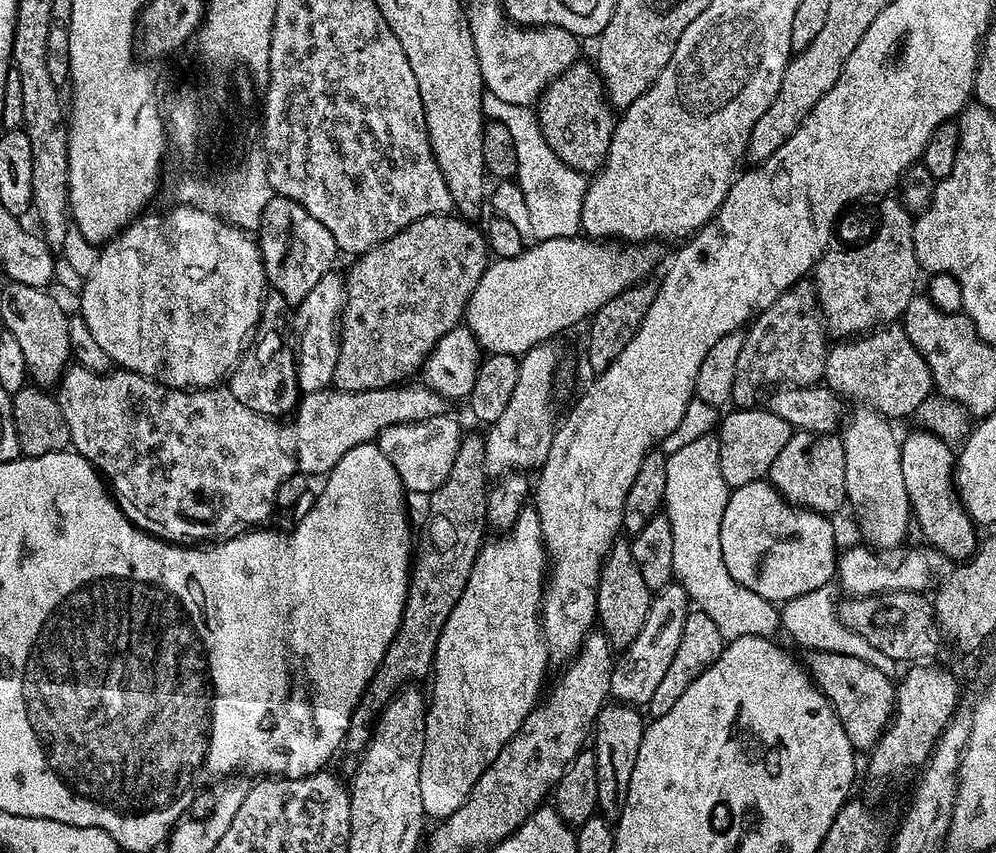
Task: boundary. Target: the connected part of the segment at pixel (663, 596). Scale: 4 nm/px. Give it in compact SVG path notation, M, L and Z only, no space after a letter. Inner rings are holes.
M677 582L659 589L652 597L650 614L646 614L646 626L642 626L638 638L619 653L613 663L610 674L611 699L621 704L646 706L654 698L656 688L662 683L662 677L670 666L674 654L678 651L678 642L682 642L682 626L690 611L690 599Z

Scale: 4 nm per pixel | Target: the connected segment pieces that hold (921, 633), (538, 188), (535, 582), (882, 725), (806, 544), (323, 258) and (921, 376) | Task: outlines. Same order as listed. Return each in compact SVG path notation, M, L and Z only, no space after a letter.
M886 592L879 596L853 596L840 604L840 620L852 636L865 639L895 662L924 662L940 648L942 633L936 623L933 601L918 592Z
M483 94L483 112L487 119L502 122L514 137L517 154L516 181L523 192L526 206L529 207L531 237L535 241L550 238L572 237L581 231L582 202L587 192L587 177L566 166L550 150L545 135L542 134L539 115L533 107L512 103L490 94Z
M526 506L518 514L514 526L507 532L497 535L497 540L489 539L481 548L474 566L470 570L470 578L466 582L466 590L462 590L462 598L454 606L450 618L446 618L442 634L438 638L436 647L436 662L434 665L434 679L432 684L432 696L430 692L430 703L428 706L428 717L426 718L426 734L424 735L424 749L422 750L422 770L418 774L418 787L422 789L422 806L424 807L425 817L443 818L454 814L462 802L474 790L474 782L482 778L482 774L498 758L502 746L510 742L510 738L524 725L524 719L528 717L529 712L536 707L541 699L542 691L540 687L544 684L544 675L548 672L548 660L550 653L548 644L544 641L544 626L540 618L540 610L544 602L544 589L546 587L546 577L550 572L550 561L548 558L548 549L544 547L544 535L542 534L542 522L535 507Z
M809 651L806 671L817 688L832 701L838 718L846 730L857 753L871 753L873 746L880 741L881 734L888 729L892 713L896 711L896 684L893 677L876 669L862 658L850 654Z
M767 479L738 486L729 491L722 515L722 560L737 584L780 606L796 596L825 589L830 578L835 577L838 570L838 547L836 532L829 520L823 513L813 512L785 500Z
M273 195L264 211L264 221L260 223L258 233L260 256L264 259L264 272L275 295L284 299L285 305L300 304L310 290L324 277L333 271L332 264L338 257L338 249L330 230L314 218L298 202L285 196Z
M896 322L863 336L833 343L826 354L823 383L837 396L873 408L892 422L897 422L903 416L915 417L918 405L934 392L926 358L914 350L914 342L906 338L906 330Z

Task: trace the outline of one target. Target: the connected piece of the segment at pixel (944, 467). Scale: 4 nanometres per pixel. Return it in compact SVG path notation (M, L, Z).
M912 430L908 437L903 437L900 445L902 458L902 479L906 482L906 494L910 505L911 515L920 523L920 532L925 536L931 547L938 549L943 556L953 562L965 562L977 552L978 537L976 538L977 525L964 507L964 501L958 495L954 483L954 452L946 442L942 442L933 432Z

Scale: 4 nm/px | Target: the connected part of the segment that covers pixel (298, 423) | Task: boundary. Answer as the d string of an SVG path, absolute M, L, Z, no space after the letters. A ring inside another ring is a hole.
M73 363L65 371L58 387L55 389L54 395L56 401L60 404L62 418L66 418L66 426L70 426L71 447L80 456L84 456L92 463L96 471L107 481L111 491L114 493L116 503L119 504L120 509L126 514L128 520L132 521L137 528L143 528L145 532L150 532L152 535L161 538L189 536L192 539L189 541L192 542L212 542L217 538L227 537L229 533L239 529L241 526L263 525L260 523L271 514L272 510L274 511L274 501L278 494L279 486L282 482L286 482L295 472L311 474L313 477L315 475L323 477L332 471L332 468L342 458L342 454L354 450L354 446L373 443L390 426L394 426L395 424L409 424L415 420L425 420L426 418L445 415L446 408L444 408L444 404L446 405L446 398L432 388L429 388L427 383L416 383L405 382L399 386L375 388L374 390L366 390L365 392L342 392L335 386L323 388L321 392L305 392L299 404L296 405L294 415L285 420L263 416L254 410L250 410L250 406L242 406L242 402L238 402L238 398L234 398L234 394L227 386L193 388L191 390L165 388L161 381L151 380L150 377L143 376L137 372L127 370L95 372L94 370L83 368L78 363Z

